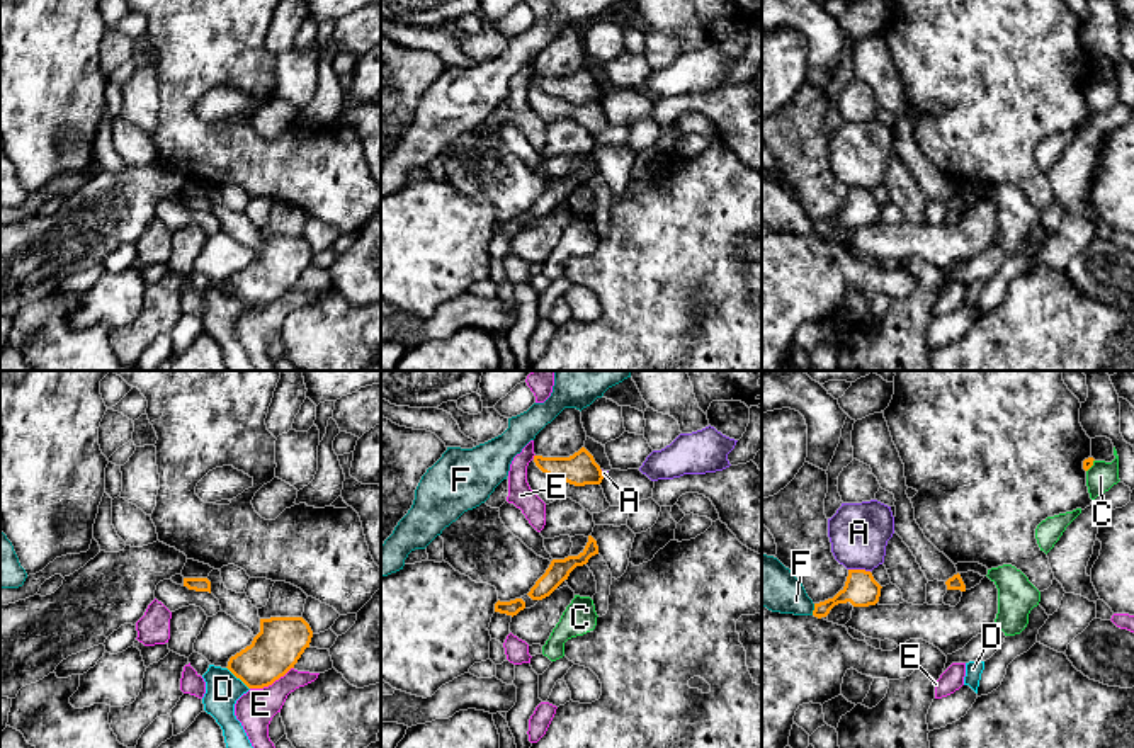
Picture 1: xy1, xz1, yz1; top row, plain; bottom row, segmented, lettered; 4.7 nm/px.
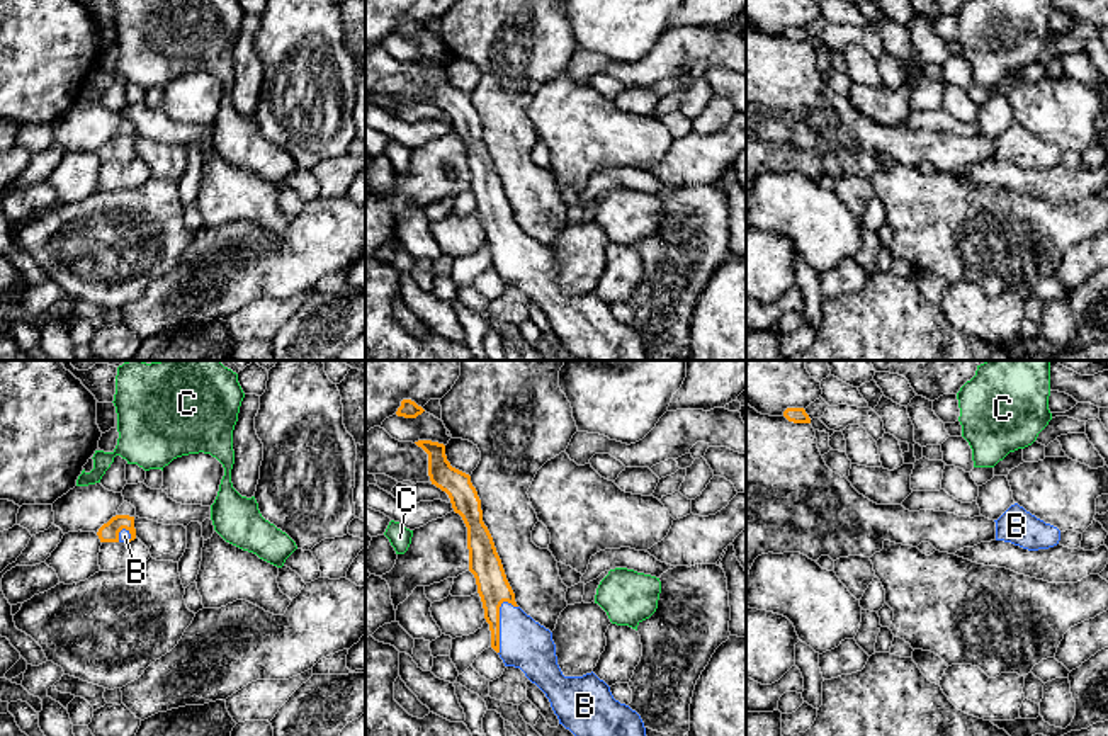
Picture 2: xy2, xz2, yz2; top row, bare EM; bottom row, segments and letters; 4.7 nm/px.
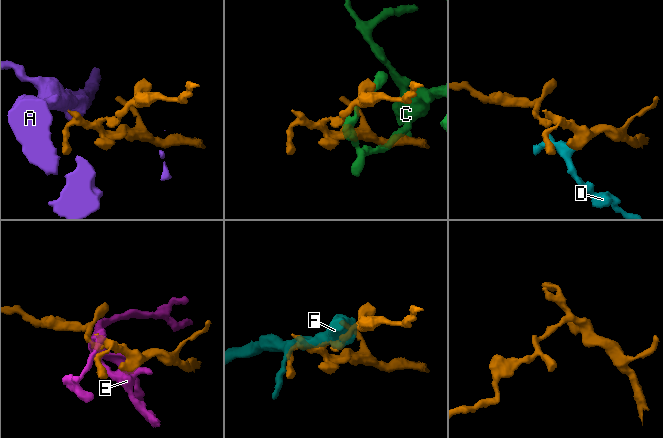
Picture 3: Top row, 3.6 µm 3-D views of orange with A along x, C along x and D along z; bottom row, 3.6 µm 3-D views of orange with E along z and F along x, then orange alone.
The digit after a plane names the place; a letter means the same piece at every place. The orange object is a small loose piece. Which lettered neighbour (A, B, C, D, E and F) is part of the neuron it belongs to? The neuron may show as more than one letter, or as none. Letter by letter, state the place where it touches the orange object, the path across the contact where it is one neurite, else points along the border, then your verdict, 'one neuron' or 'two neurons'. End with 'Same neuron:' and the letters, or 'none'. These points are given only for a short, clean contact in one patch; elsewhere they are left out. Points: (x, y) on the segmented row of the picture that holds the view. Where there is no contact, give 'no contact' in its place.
A: yz1 (859, 570) | along yz1 (849, 568), (869, 572) | two neurons
B: xz2 (498, 626) | across xz2 (493, 587), (498, 599), (498, 626), (524, 643) | one neuron
C: yz1 (1092, 464) | along yz1 (1094, 459), (1087, 471) | two neurons
D: xy1 (238, 677) | along xy1 (226, 667), (249, 689) | two neurons
E: xy1 (271, 684) | two neurons
F: yz1 (815, 609) | along yz1 (815, 604), (811, 614) | two neurons
Same neuron: B

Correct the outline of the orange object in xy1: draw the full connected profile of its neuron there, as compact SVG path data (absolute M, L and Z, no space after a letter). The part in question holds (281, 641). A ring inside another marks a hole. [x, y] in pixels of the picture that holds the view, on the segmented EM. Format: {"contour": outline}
{"contour": "M303 617L260 619L260 632L250 646L230 658L226 668L248 688L269 687L294 668L304 649L309 648L311 638L313 631Z"}

